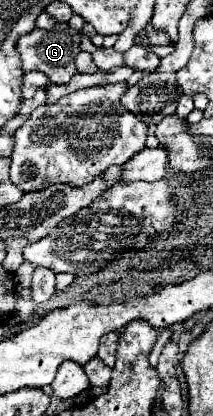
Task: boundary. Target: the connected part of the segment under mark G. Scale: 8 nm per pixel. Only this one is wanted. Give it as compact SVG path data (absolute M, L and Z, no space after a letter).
M55 23L53 29L43 31L43 29L33 29L31 33L23 35L17 41L17 51L23 61L23 71L43 71L51 83L69 83L69 79L77 73L75 69L75 57L79 49L81 33L71 29L69 23Z

